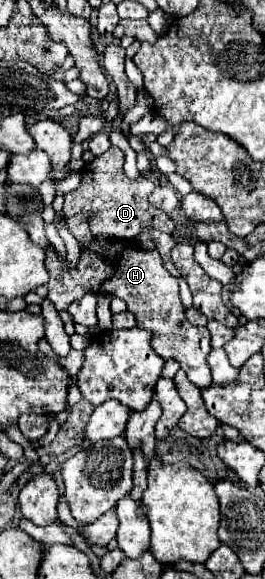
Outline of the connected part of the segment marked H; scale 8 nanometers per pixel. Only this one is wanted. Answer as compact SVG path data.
M77 213L73 217L63 217L65 225L81 245L81 255L75 269L55 253L47 249L47 271L49 271L49 299L57 311L65 311L71 301L81 299L85 293L109 293L117 295L127 303L127 311L137 317L137 327L153 333L151 347L163 359L175 359L187 373L189 381L197 387L209 387L211 369L207 365L207 355L211 351L207 327L195 327L187 321L185 309L179 299L179 283L161 263L157 249L141 249L135 241L105 239L103 235L93 235L89 231L89 219L97 213Z

